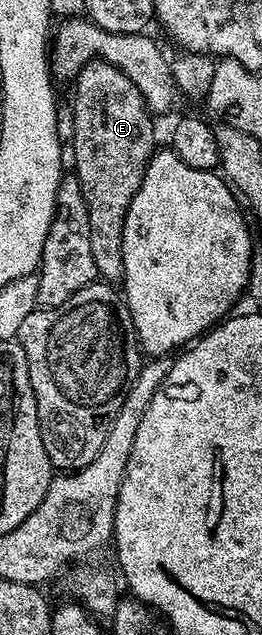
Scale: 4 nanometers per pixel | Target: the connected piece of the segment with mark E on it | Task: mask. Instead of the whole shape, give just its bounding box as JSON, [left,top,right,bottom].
[71,60,158,284]

